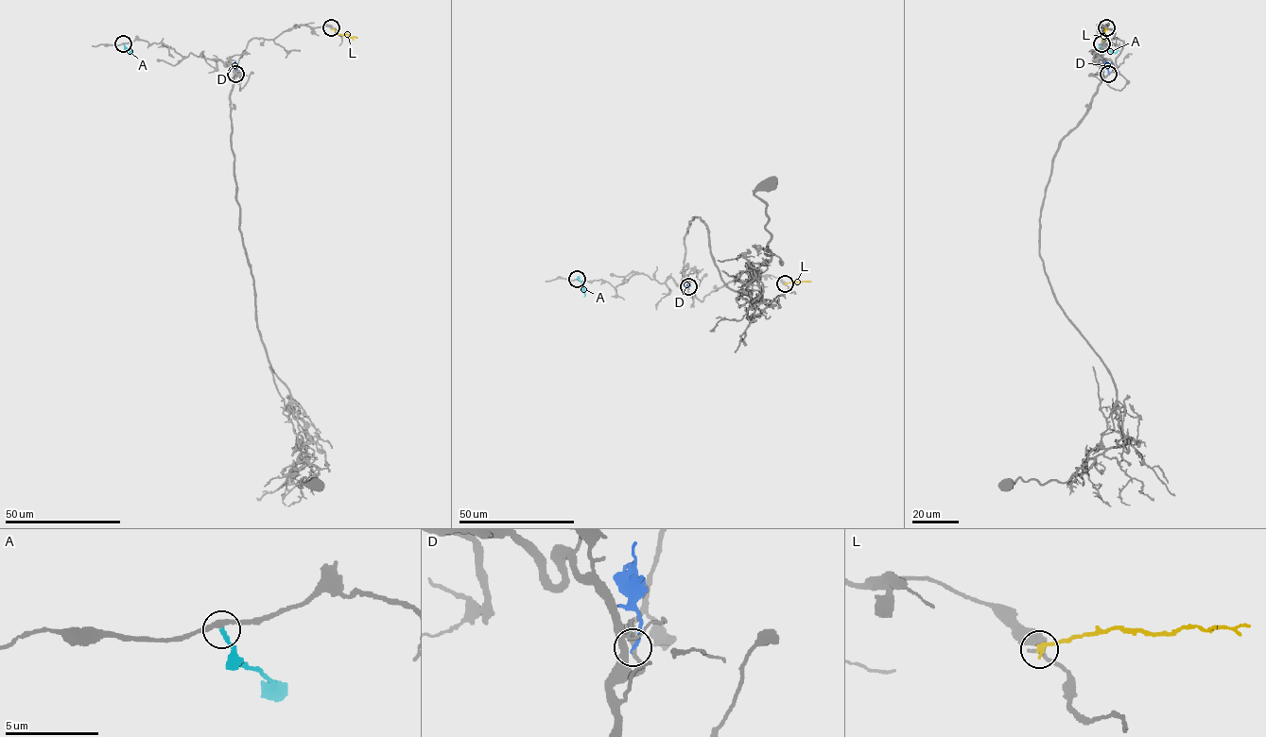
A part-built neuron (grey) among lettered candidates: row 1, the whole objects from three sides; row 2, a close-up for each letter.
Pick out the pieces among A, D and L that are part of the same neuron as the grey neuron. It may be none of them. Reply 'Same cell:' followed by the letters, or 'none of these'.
Same cell: A

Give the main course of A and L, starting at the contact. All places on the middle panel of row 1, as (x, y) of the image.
A: (577, 279), (583, 286), (584, 296)
L: (785, 283), (810, 281)

